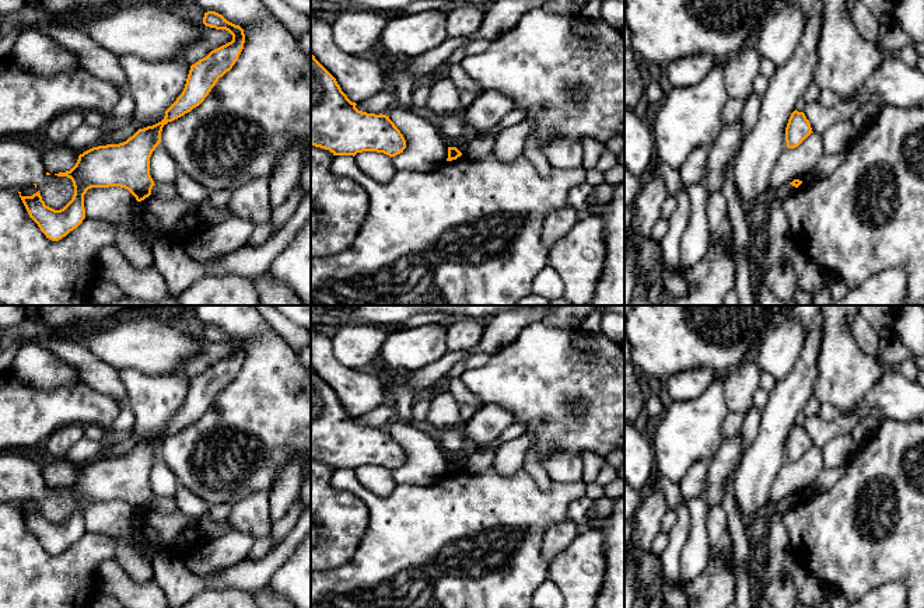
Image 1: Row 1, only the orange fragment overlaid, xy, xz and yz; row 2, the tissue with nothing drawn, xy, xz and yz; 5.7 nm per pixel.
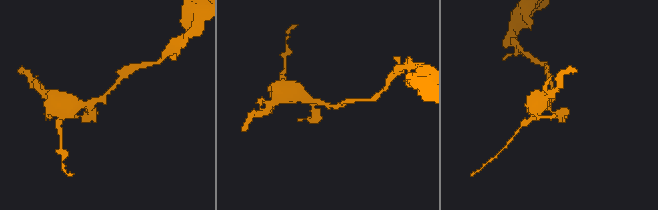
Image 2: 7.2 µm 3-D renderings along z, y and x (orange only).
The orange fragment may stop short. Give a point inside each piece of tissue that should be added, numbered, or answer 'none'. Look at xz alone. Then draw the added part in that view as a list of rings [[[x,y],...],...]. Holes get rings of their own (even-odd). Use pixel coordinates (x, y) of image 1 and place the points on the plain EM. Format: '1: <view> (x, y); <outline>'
none

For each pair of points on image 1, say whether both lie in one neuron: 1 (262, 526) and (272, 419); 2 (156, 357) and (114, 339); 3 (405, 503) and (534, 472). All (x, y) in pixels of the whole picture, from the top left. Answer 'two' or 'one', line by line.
1: two
2: one
3: two

